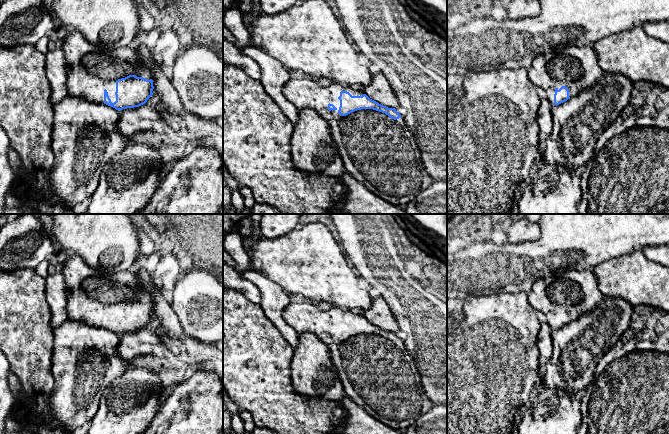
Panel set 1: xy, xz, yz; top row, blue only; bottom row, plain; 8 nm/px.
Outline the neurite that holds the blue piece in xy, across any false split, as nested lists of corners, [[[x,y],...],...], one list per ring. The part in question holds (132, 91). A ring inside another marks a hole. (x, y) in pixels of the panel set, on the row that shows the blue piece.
[[[71,29],[60,44],[67,61],[69,96],[104,103],[119,111],[139,107],[153,95],[152,74],[139,61],[136,45],[118,49],[103,48],[91,44],[80,32]]]

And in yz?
[[[592,45],[564,46],[541,54],[528,69],[530,81],[545,91],[552,106],[594,86],[604,74]]]

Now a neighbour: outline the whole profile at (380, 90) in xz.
[[[381,73],[373,75],[372,82],[362,89],[370,99],[388,108],[397,108],[398,99],[394,94],[388,79]]]

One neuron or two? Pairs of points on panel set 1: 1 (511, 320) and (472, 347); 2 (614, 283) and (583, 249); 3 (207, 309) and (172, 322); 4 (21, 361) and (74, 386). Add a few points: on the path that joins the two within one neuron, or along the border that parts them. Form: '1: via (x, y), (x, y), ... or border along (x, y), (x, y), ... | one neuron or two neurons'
1: via (501, 326), (493, 326), (482, 337) | one neuron
2: border along (619, 256), (602, 261), (592, 269) | two neurons
3: border along (170, 305), (184, 333) | two neurons
4: border along (53, 352), (53, 391), (49, 399) | two neurons

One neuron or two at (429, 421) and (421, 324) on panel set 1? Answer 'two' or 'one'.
two

